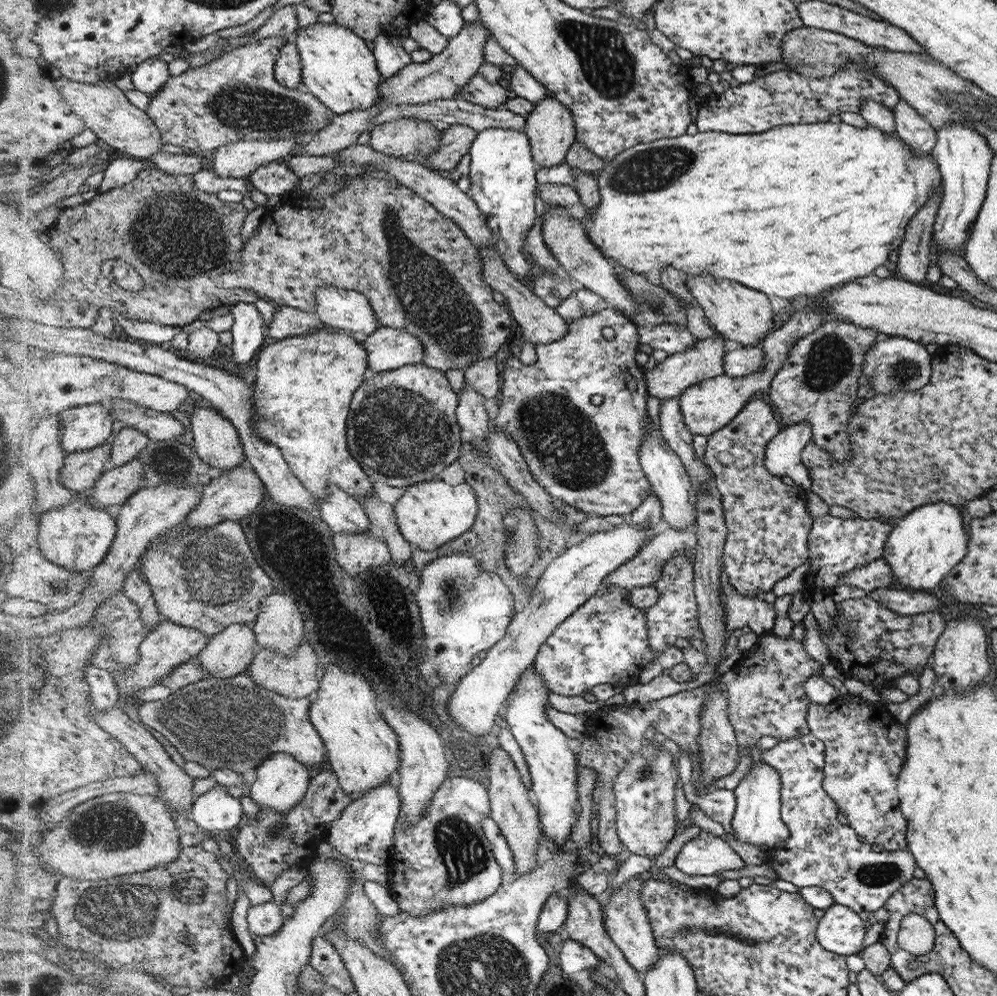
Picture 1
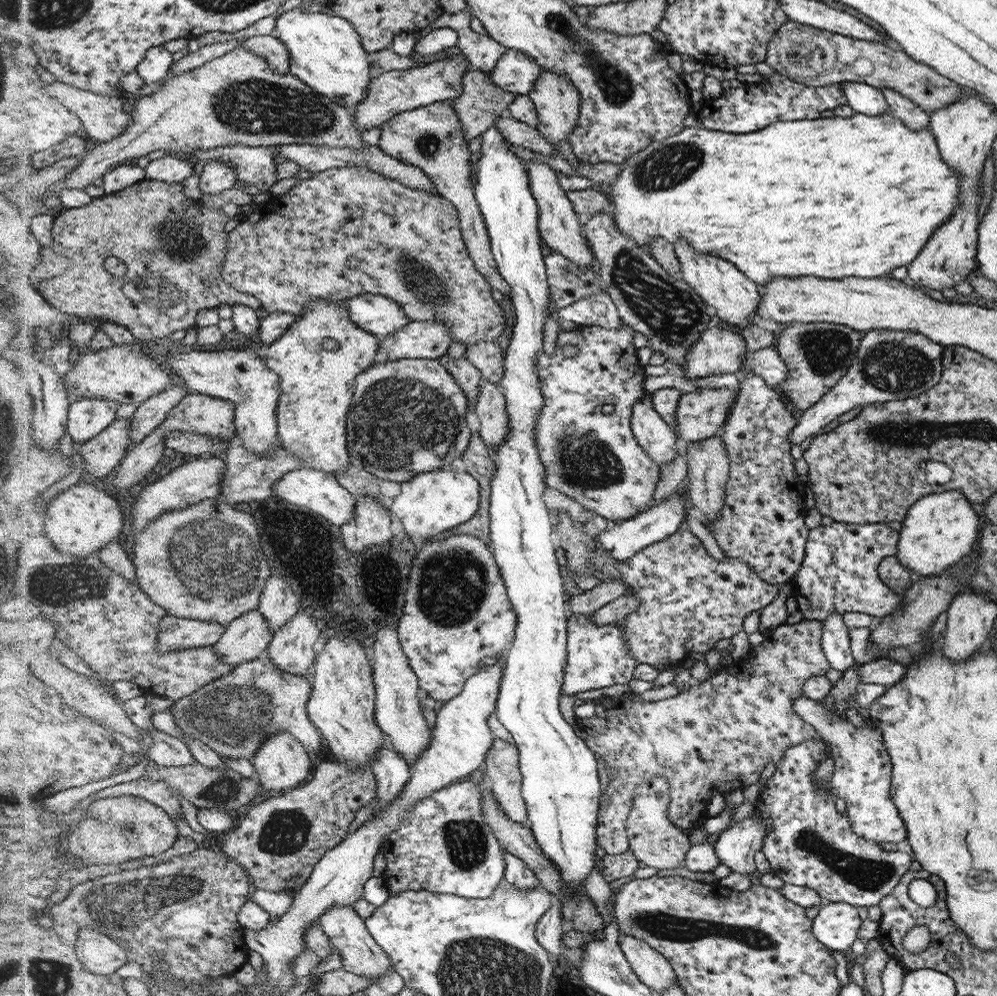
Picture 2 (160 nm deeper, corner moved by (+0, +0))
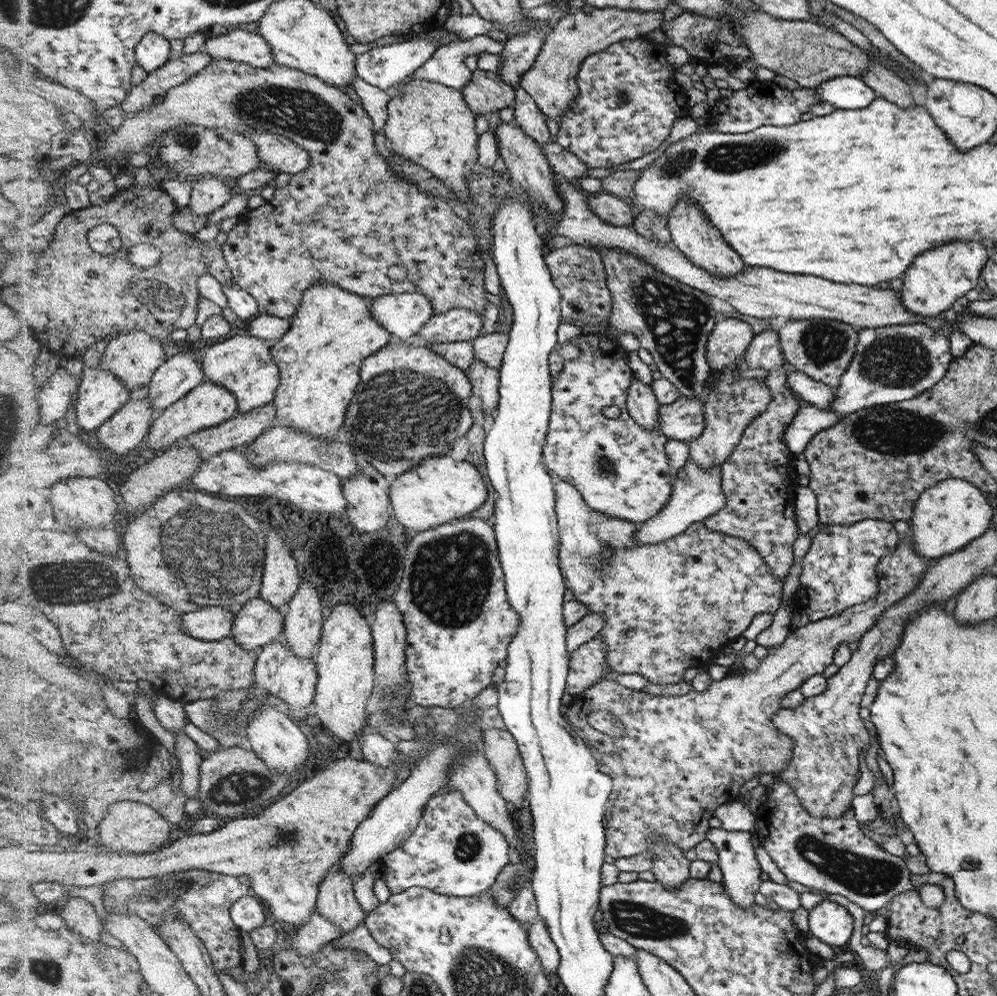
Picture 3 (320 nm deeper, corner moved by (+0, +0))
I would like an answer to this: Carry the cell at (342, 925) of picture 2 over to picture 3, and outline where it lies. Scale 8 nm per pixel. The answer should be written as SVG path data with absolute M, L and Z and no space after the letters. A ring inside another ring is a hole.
M333 868L320 884L317 911L341 930L341 936L364 923L367 912L354 898L354 880Z

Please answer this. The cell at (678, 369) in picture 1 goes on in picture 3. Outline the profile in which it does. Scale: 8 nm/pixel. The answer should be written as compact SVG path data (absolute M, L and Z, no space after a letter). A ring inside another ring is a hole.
M731 317L717 322L706 342L706 362L710 372L725 371L736 360L745 358L755 335L748 322Z

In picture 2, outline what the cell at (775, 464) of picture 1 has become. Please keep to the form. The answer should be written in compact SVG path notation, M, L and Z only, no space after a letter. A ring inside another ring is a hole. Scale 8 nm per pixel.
M874 329L862 334L859 354L840 382L811 408L801 414L800 423L789 434L791 446L830 424L846 412L858 412L870 404L916 398L936 387L943 376L944 347L928 340L924 333L904 329Z

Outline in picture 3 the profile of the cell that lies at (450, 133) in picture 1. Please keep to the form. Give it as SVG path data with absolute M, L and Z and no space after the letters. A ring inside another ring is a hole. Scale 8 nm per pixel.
M476 69L461 92L477 115L484 114L488 117L491 112L515 103L515 90L497 73L487 70Z

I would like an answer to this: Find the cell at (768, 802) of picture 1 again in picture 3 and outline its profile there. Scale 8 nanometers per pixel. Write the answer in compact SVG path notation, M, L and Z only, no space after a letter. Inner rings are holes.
M712 828L706 833L706 840L714 843L718 850L716 865L724 873L722 882L724 889L728 890L728 897L732 897L732 901L742 909L755 904L754 897L762 882L760 875L763 872L756 859L754 844L750 838L749 832L727 832L722 828Z

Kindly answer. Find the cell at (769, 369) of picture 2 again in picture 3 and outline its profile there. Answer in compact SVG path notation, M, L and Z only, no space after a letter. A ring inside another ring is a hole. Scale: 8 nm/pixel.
M788 369L788 386L793 391L799 392L801 400L806 404L811 404L820 408L821 410L828 411L830 403L836 398L837 392L835 388L830 388L826 384L820 384L812 378L808 378L802 372Z

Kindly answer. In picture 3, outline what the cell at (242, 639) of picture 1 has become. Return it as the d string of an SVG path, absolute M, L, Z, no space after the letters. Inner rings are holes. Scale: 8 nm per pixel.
M262 596L252 599L235 619L232 638L248 650L259 650L282 638L284 621L278 609Z

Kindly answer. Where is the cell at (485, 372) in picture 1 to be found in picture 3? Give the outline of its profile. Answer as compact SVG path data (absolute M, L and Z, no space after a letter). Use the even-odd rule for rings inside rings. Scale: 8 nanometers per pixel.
M500 331L476 337L472 341L475 359L484 362L488 368L499 370L508 342L509 333Z

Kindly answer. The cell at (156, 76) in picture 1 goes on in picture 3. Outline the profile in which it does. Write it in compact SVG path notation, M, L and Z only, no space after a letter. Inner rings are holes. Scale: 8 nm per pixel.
M149 32L137 48L139 64L152 74L159 68L166 66L170 60L170 39L159 32Z

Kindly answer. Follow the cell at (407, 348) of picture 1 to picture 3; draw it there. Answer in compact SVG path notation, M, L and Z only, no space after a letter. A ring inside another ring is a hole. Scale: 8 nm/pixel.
M451 308L450 311L432 315L419 334L426 341L425 346L442 342L472 342L481 335L482 328L484 328L483 318L477 312Z

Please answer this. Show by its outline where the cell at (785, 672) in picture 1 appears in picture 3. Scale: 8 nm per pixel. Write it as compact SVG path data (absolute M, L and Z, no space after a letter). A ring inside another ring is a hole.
M907 532L901 536L898 546L890 556L883 556L880 559L879 593L875 598L861 605L848 607L838 616L830 616L817 622L810 621L807 626L801 628L793 626L786 640L777 649L768 649L768 655L759 660L756 669L741 668L736 674L730 673L721 680L712 680L710 686L702 692L692 690L682 696L648 695L620 685L613 677L604 678L602 682L587 688L586 692L575 695L571 702L567 702L568 720L572 721L572 726L584 732L584 738L588 740L592 752L595 752L596 756L602 754L602 758L608 754L608 760L614 760L616 766L620 762L624 770L630 768L630 780L628 778L616 780L620 790L615 794L616 800L614 806L611 806L610 820L606 823L608 856L618 859L644 853L652 833L662 835L668 842L672 841L672 844L682 852L687 852L696 844L703 842L708 832L708 821L713 818L714 808L722 804L718 802L720 796L722 800L734 801L734 798L738 798L738 788L744 786L754 774L760 770L764 773L779 771L790 760L794 741L780 732L771 722L782 709L783 696L799 690L799 687L811 676L822 674L826 667L834 662L834 654L840 644L859 642L865 632L876 625L885 611L919 588L929 567L934 563L936 560L917 553L912 534ZM601 708L614 713L625 724L623 736L606 736L603 732L598 732L590 723L591 712Z

